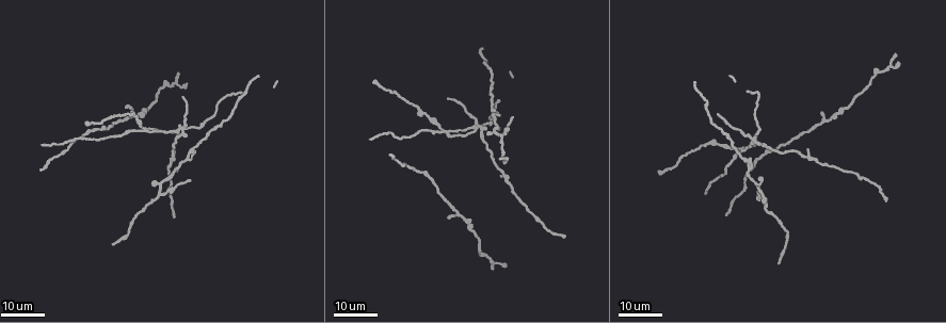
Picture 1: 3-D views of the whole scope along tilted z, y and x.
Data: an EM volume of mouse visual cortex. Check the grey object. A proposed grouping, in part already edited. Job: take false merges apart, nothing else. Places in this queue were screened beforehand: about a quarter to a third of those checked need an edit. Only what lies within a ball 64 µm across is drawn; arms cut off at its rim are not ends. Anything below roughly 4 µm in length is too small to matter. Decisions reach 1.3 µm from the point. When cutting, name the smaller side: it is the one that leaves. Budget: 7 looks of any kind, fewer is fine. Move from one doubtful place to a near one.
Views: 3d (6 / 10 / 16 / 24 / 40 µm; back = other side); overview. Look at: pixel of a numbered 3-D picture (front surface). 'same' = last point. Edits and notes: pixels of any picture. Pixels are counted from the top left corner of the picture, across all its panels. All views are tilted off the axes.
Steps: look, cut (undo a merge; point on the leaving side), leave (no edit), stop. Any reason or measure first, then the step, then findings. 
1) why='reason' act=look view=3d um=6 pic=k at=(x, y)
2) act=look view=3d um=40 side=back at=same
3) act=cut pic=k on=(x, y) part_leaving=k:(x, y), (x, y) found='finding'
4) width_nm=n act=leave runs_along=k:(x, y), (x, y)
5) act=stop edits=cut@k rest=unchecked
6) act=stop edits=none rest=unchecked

why='small branch off a trunk' act=look view=3d um=24 pic=1 at=(754, 140)

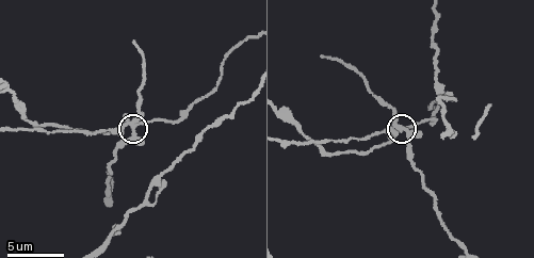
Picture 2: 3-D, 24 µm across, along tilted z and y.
act=look view=3d um=10 pic=2 at=(402, 128)

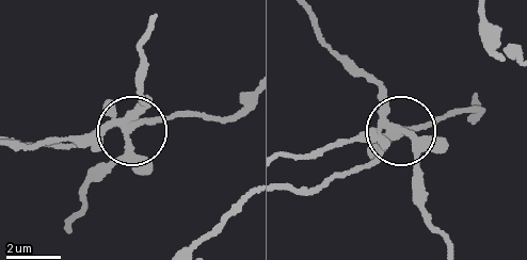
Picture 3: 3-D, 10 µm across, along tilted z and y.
arms=5 act=cut pic=3 on=(142, 161) part_leaving=3:(394, 131), (289, 157) found='a second neuron is stuck on'

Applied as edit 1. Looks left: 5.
why='see it whole again' act=look view=overview

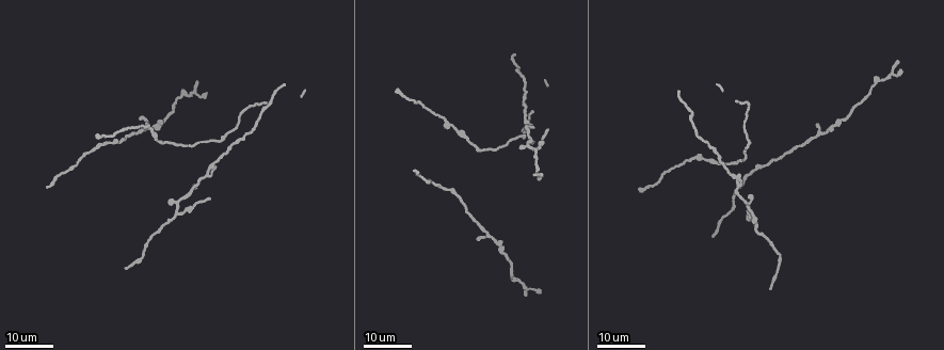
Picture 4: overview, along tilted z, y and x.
why='thin arm on a thick one' act=look view=3d um=16 pic=4 at=(736, 177)

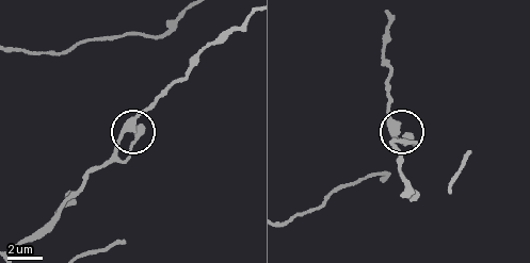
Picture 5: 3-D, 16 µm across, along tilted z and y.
act=look view=3d um=6 pic=5 at=(391, 130)

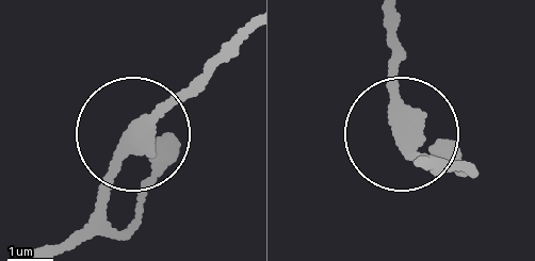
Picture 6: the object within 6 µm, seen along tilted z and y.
act=leave found='all the same neuron'

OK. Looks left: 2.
act=look view=3d um=10 pic=2 at=(449, 125)

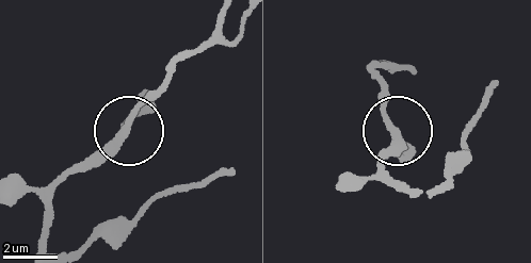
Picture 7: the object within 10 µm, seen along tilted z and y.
act=look view=3d um=10 side=back pic=7 at=(394, 132)

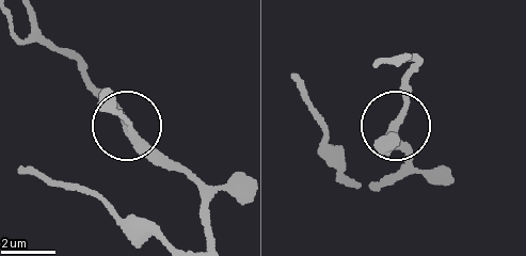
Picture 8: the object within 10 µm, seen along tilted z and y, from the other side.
arms=3 act=leave found='all the same neuron'

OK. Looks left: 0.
act=stop edits=cut@3 rest=unchecked

